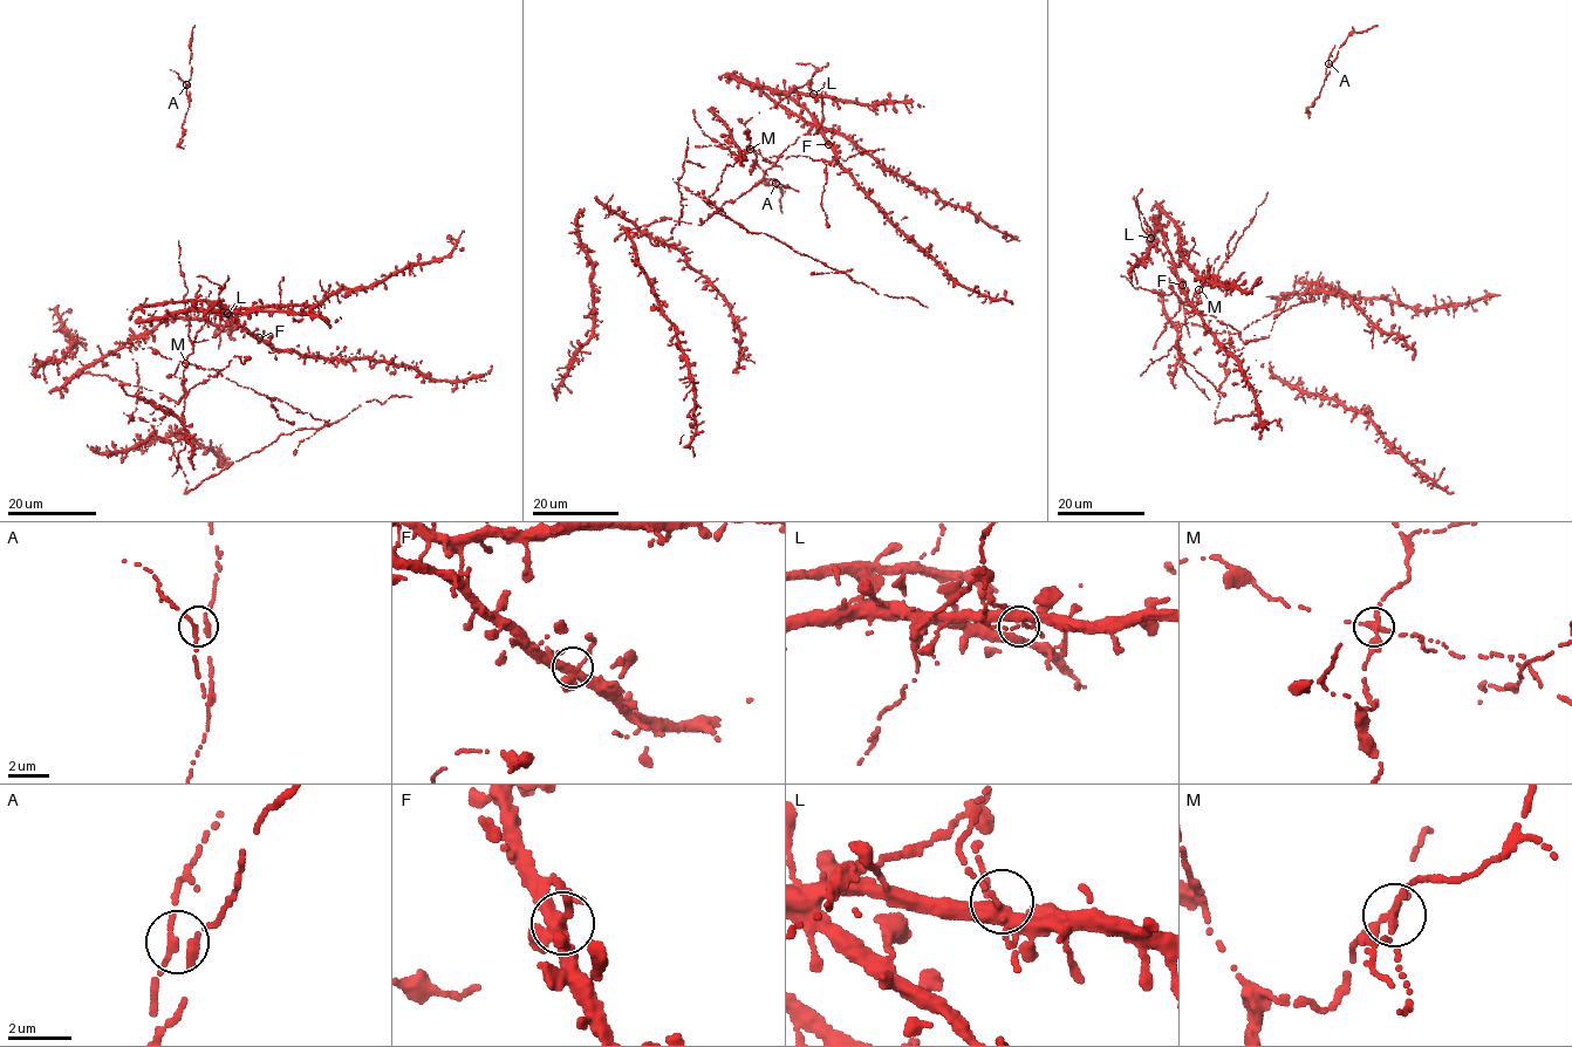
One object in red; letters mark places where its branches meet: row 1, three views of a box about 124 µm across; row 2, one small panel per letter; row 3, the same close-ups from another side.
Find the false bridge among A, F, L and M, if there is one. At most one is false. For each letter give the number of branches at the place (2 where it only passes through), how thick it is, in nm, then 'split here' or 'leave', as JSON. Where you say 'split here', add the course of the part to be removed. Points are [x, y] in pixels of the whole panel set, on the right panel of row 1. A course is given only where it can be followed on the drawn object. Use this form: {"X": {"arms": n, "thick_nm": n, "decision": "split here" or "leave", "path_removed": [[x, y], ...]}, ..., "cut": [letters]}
{"A": {"arms": 4, "thick_nm": 220, "decision": "leave"}, "F": {"arms": 4, "thick_nm": 360, "decision": "leave"}, "L": {"arms": 4, "thick_nm": 240, "decision": "leave"}, "M": {"arms": 4, "thick_nm": 240, "decision": "split here", "path_removed": [[1198, 291], [1194, 308], [1246, 344], [1229, 353], [1215, 422], [1252, 411], [1259, 423], [1280, 419], [1282, 430]]}, "cut": ["M"]}

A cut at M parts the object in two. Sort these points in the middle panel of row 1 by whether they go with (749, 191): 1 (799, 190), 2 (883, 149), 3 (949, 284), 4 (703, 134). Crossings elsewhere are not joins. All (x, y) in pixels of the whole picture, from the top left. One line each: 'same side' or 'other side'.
1: other side
2: same side
3: other side
4: other side

